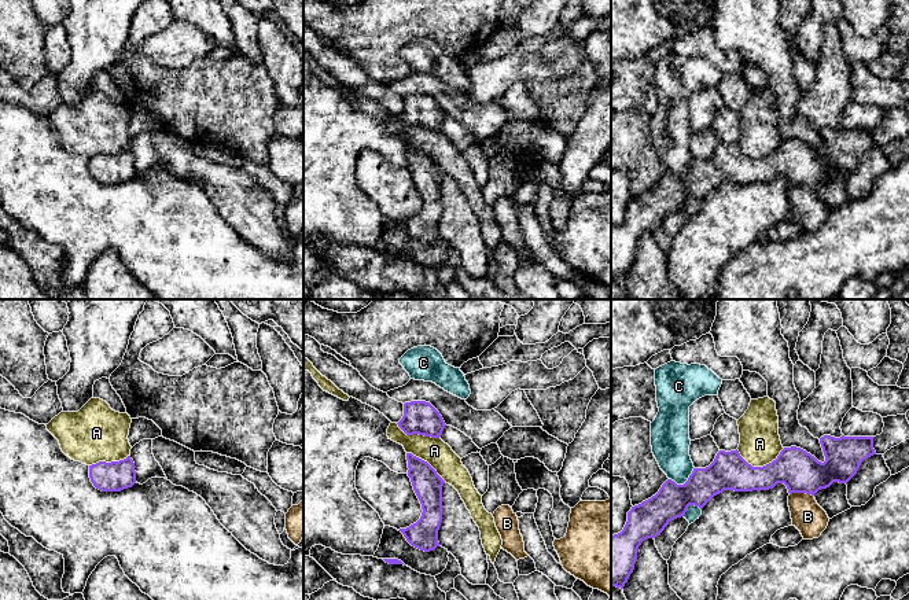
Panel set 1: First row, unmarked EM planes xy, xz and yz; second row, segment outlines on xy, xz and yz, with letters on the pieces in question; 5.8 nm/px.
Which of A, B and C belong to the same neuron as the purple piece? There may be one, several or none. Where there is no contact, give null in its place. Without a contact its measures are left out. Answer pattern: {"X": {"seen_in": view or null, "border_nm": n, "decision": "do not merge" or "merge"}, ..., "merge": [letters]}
{"A": {"seen_in": "yz", "border_nm": 280, "decision": "do not merge"}, "B": {"seen_in": "yz", "border_nm": 140, "decision": "do not merge"}, "C": {"seen_in": "yz", "border_nm": 170, "decision": "do not merge"}, "merge": []}

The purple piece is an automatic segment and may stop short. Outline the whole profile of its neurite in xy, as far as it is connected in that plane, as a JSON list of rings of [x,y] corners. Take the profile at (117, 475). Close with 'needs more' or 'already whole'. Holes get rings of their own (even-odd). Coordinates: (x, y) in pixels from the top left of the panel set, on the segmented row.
[[[130,456],[119,461],[99,461],[89,465],[89,478],[102,492],[121,492],[136,483],[135,463]]] | already whole

